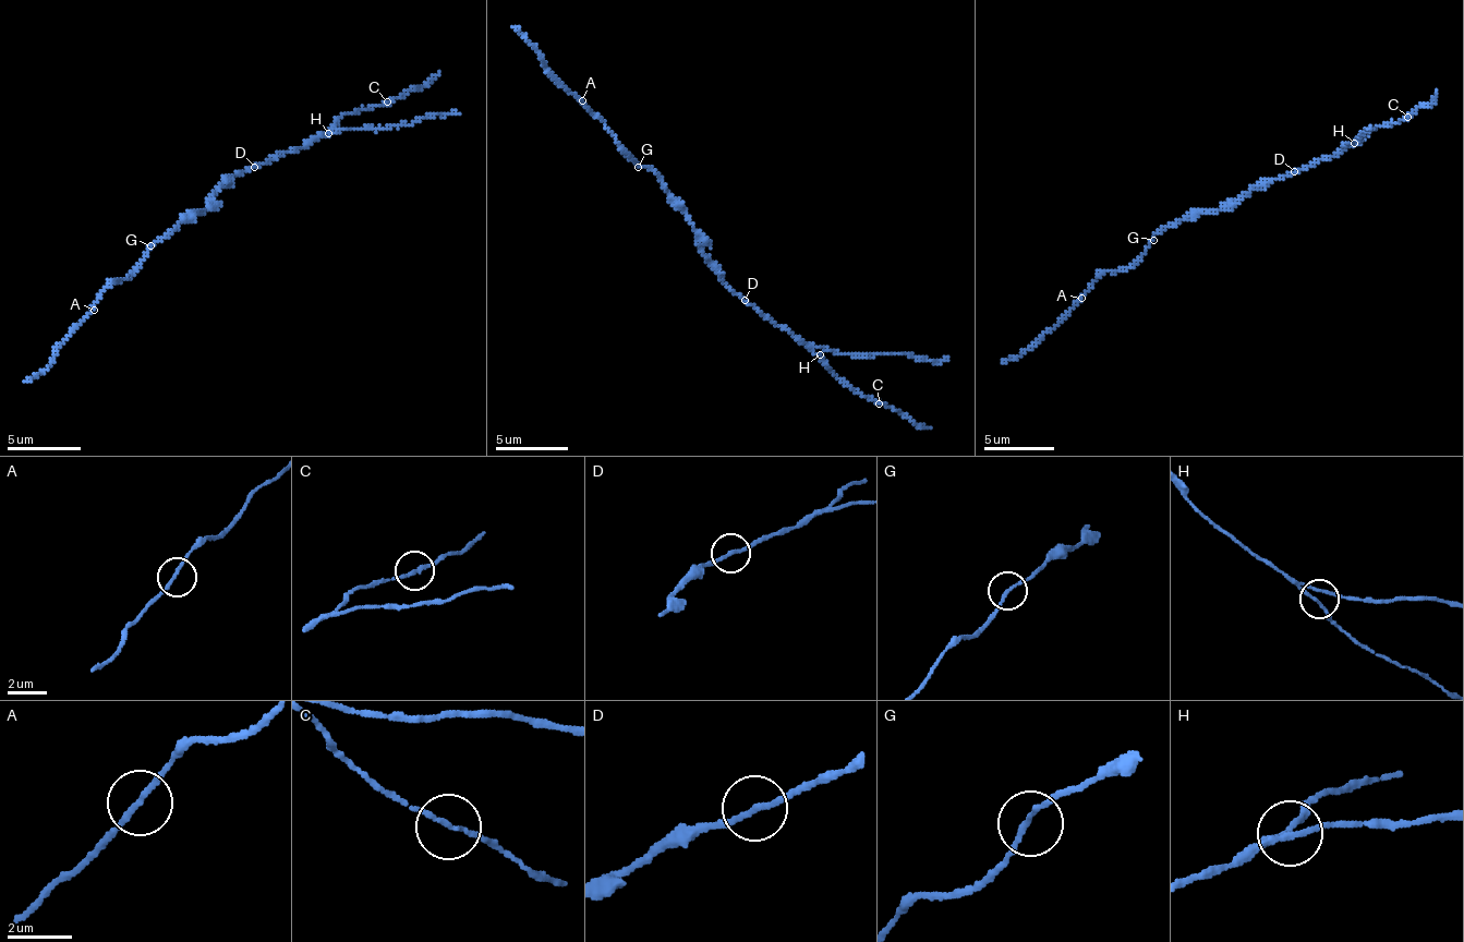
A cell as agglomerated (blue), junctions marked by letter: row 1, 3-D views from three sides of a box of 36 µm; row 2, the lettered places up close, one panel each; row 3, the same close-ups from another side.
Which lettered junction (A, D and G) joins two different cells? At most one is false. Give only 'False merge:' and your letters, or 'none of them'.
False merge: none of them

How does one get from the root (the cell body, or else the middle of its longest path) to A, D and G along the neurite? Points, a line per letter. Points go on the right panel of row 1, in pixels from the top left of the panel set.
A: (1232, 203), (1224, 203), (1217, 209), (1195, 209), (1176, 224), (1169, 224), (1126, 267), (1108, 270), (1081, 298)
D: (1232, 203), (1243, 200), (1254, 190), (1295, 172)
G: (1232, 203), (1224, 203), (1217, 209), (1195, 209), (1176, 224), (1169, 224), (1153, 240)

